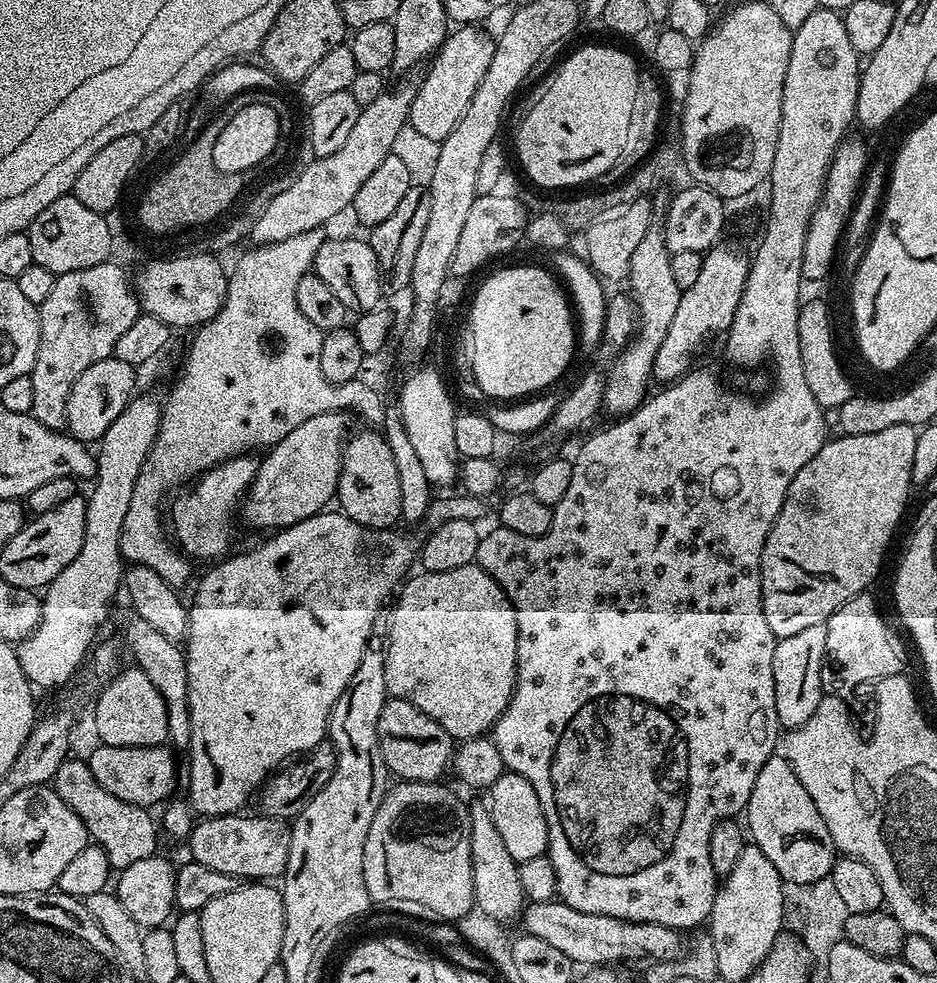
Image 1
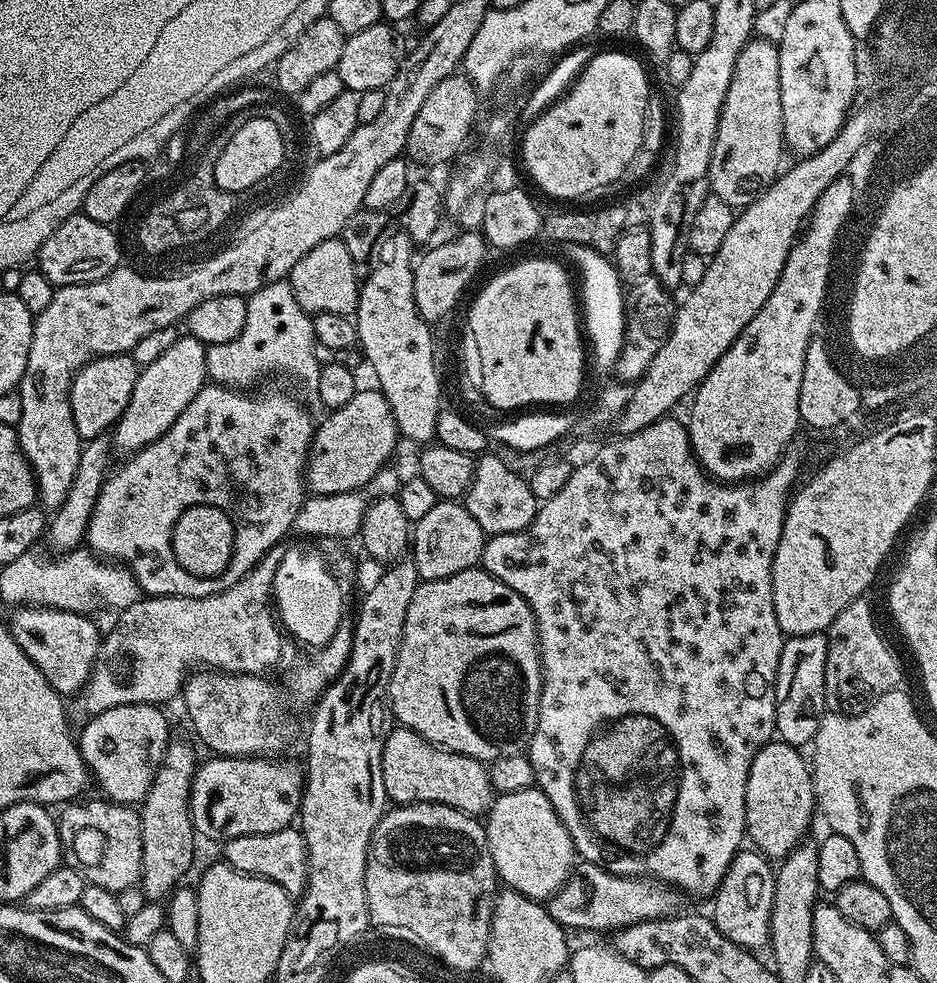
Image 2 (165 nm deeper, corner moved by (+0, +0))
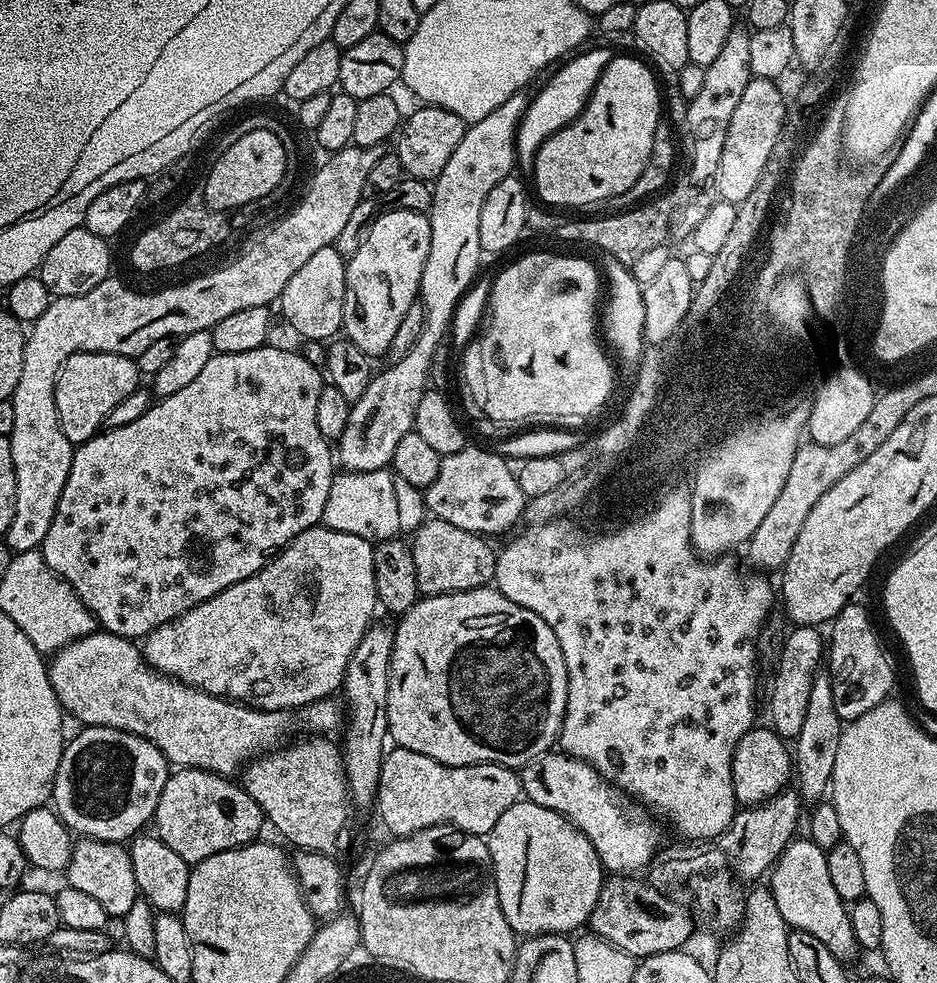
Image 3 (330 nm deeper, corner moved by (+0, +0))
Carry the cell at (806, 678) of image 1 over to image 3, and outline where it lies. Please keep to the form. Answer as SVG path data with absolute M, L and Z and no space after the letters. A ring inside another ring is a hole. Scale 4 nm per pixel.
M796 626L780 648L780 661L776 664L776 677L772 680L772 693L768 696L770 727L785 742L795 741L802 722L805 721L806 706L809 705L810 688L826 656L826 640L816 626Z

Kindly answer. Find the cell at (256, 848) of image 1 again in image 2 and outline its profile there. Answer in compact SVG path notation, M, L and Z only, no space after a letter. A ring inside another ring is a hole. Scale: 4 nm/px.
M289 826L270 834L242 834L242 838L223 841L222 848L223 863L229 864L234 870L274 882L282 886L282 890L286 890L290 897L299 898L304 895L304 887L308 884L308 851L299 827Z

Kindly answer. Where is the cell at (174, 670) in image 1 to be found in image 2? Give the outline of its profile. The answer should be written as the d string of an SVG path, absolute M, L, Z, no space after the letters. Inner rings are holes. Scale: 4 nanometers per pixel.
M173 739L162 758L162 766L158 766L158 774L154 774L154 782L139 805L138 811L142 822L142 866L140 867L140 883L138 887L144 892L148 902L164 902L172 895L180 880L188 872L192 864L192 855L196 852L198 837L192 829L190 818L190 786L198 767L196 752L184 740Z

